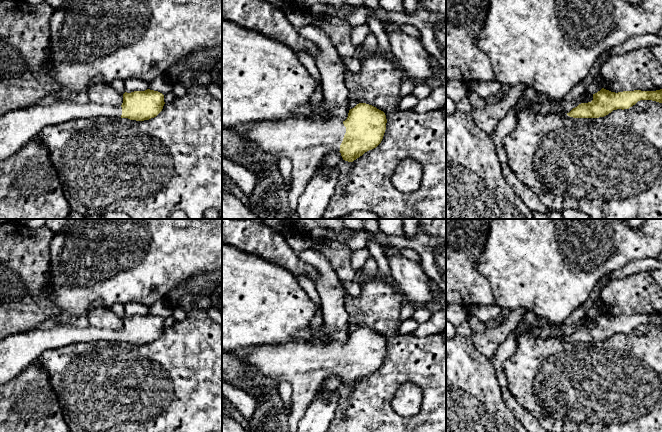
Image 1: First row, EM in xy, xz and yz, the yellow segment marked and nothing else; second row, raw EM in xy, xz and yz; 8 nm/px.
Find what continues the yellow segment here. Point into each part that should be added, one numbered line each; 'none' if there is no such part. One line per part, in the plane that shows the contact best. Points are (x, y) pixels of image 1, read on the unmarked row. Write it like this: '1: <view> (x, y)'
1: xz (305, 366)

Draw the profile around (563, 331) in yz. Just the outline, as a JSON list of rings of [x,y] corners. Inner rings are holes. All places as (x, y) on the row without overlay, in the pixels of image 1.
[[[586,316],[582,320],[579,320],[572,324],[553,324],[552,326],[540,324],[531,328],[523,328],[521,334],[529,333],[532,329],[536,329],[538,331],[539,337],[543,340],[550,337],[567,339],[573,332],[577,331],[579,328],[588,327],[592,324],[593,318]]]

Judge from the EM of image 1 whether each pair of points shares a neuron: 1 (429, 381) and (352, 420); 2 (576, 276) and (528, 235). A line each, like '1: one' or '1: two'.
1: one
2: one

